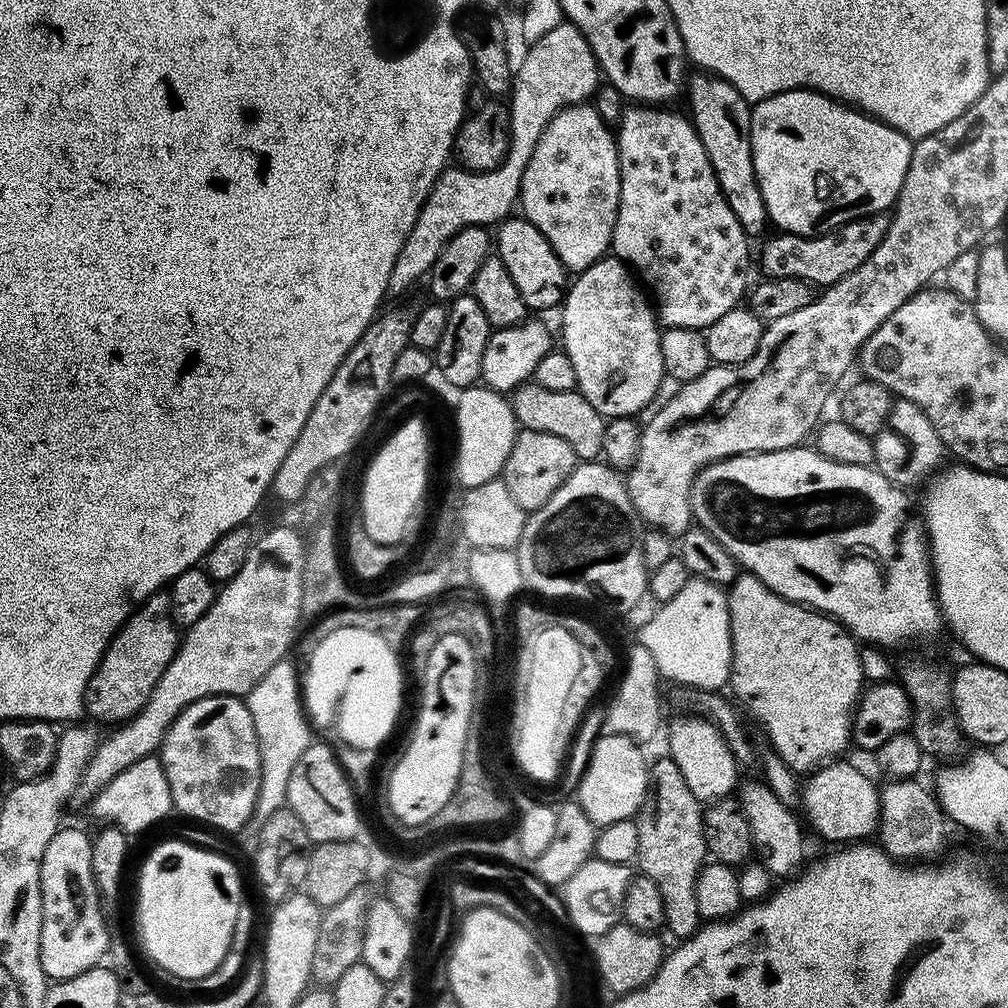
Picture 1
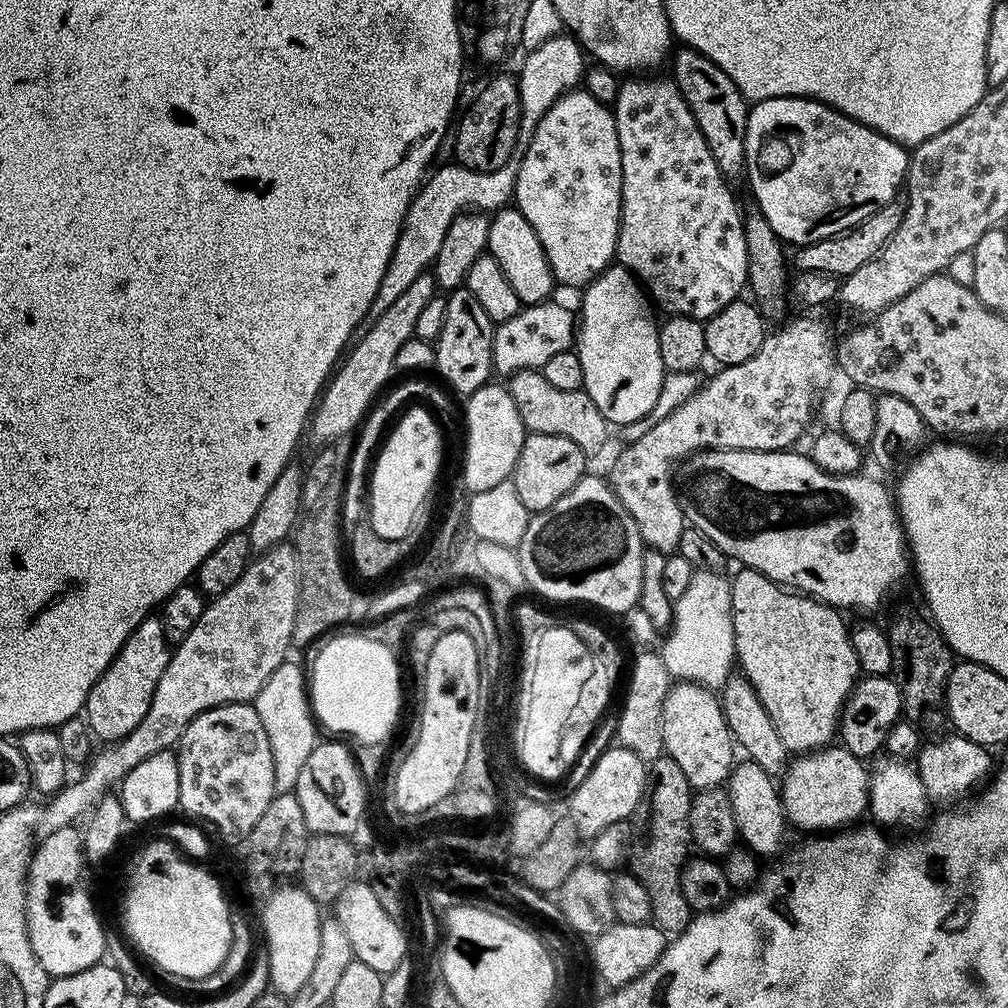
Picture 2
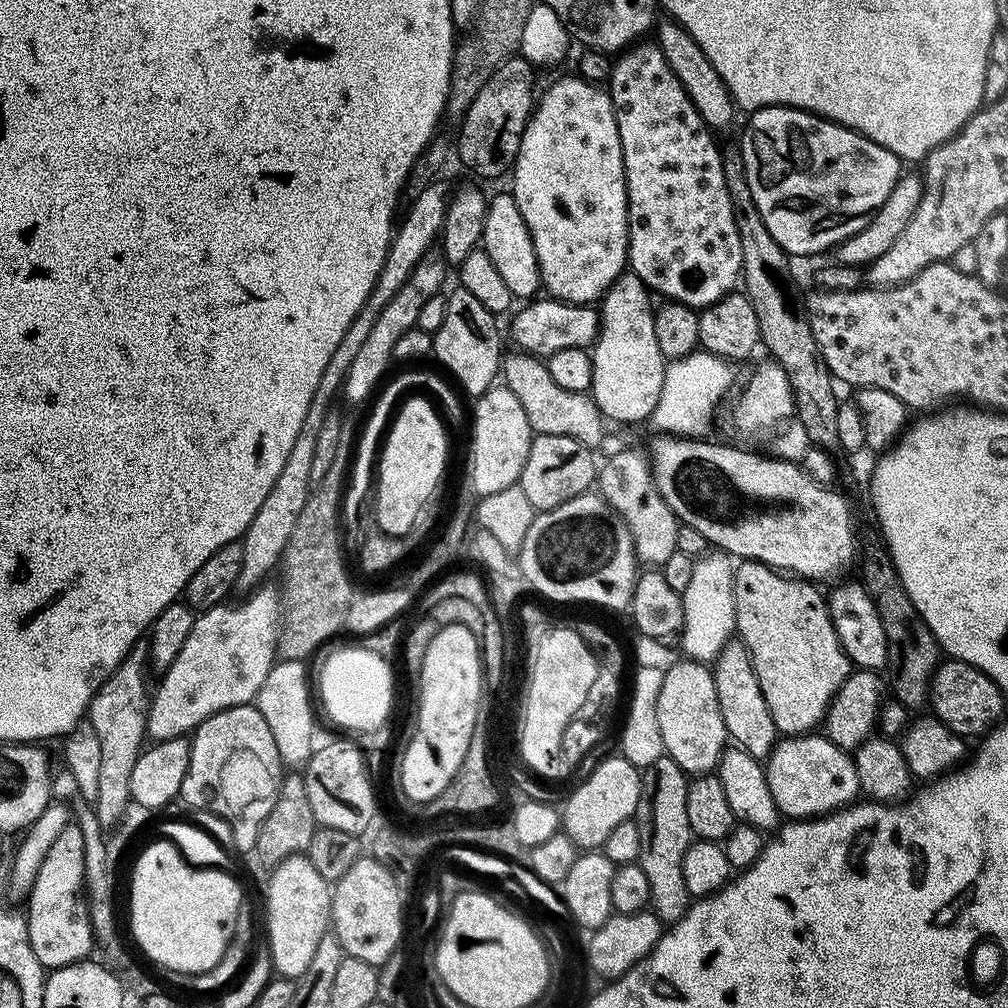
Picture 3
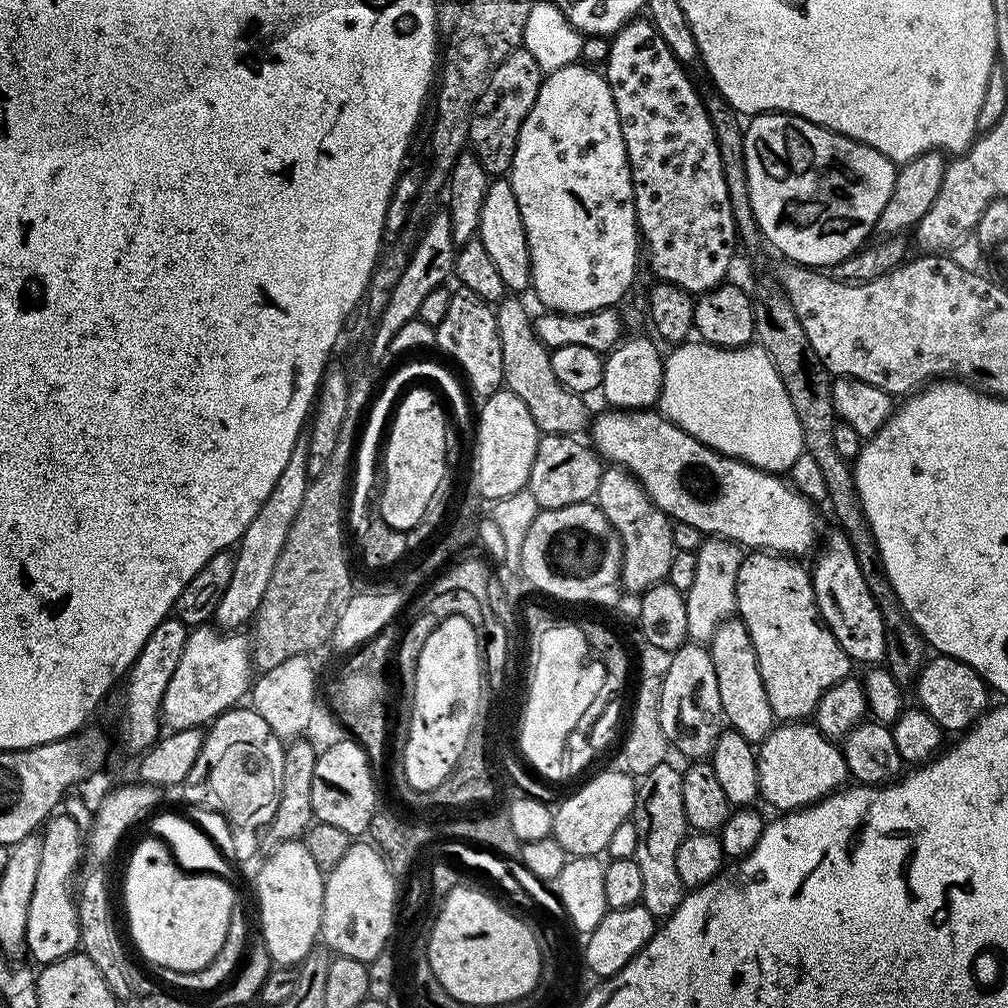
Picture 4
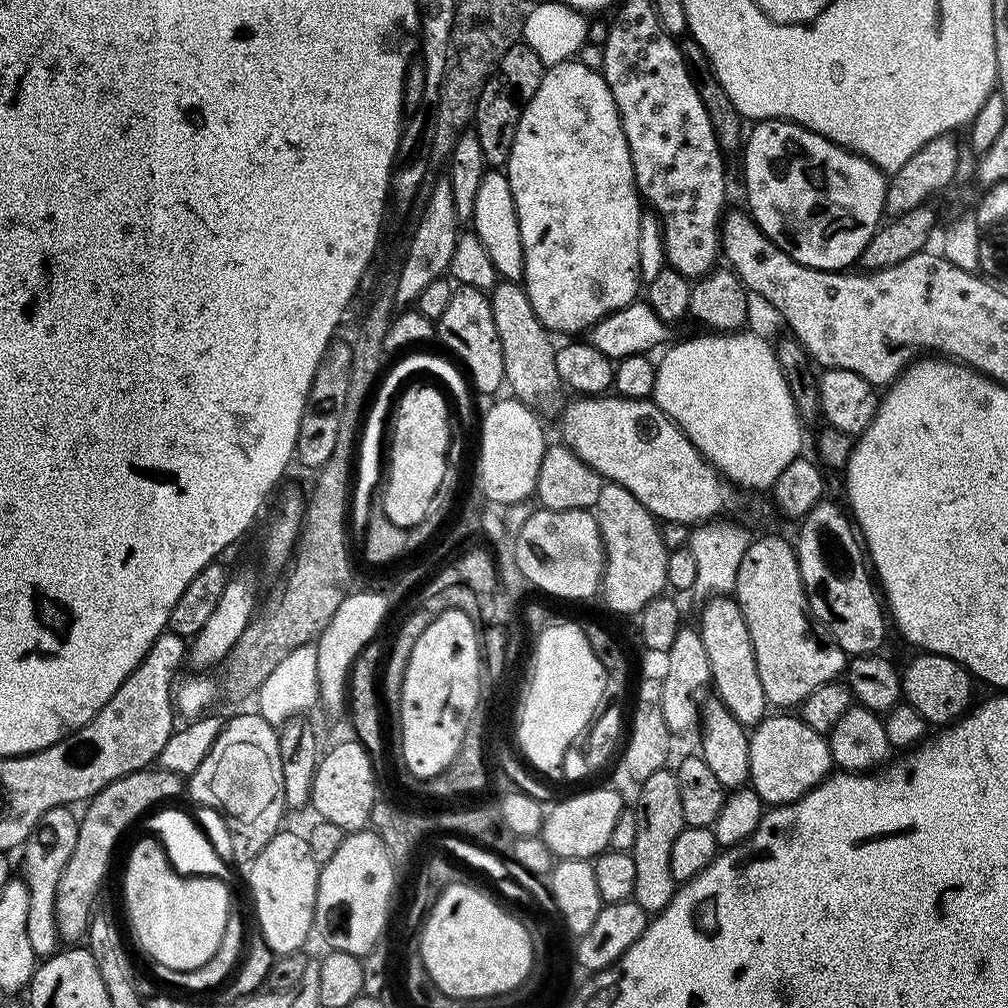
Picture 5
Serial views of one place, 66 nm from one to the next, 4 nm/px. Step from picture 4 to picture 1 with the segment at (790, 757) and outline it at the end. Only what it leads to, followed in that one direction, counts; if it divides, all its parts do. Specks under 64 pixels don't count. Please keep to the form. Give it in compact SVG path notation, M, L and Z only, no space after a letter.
M840 758L822 764L803 781L800 793L802 812L808 815L807 827L812 827L824 840L864 842L880 826L880 788L862 769L846 761Z

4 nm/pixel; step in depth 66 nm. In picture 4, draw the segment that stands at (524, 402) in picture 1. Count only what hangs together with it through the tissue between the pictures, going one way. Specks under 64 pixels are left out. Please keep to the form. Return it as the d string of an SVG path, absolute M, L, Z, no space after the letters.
M505 298L494 308L498 322L498 338L502 342L503 387L518 394L518 398L526 402L526 410L530 410L530 418L534 418L541 433L549 436L576 436L590 424L588 408L584 405L585 397L566 390L566 386L558 382L558 377L550 367L552 353L547 345L541 342L533 317L528 317L528 312L520 300L523 299Z

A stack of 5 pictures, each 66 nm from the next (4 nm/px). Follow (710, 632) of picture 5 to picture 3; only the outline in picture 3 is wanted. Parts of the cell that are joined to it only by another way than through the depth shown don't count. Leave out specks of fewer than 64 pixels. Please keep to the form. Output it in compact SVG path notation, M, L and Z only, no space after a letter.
M739 638L729 640L728 645L716 655L710 669L722 719L735 747L746 750L755 760L767 761L777 742L778 733L774 718L770 718L770 706L766 706L766 698L762 698L762 686L758 686L758 674L754 674L754 666L746 646Z

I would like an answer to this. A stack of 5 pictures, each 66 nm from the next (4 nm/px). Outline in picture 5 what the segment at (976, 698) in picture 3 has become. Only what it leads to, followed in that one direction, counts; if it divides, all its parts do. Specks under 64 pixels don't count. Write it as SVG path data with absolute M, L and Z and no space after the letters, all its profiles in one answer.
M921 651L916 654L908 665L903 665L900 673L903 703L914 706L914 710L918 710L918 714L922 714L922 718L932 726L951 726L969 711L973 703L972 684L974 685L972 673L954 662L954 658L933 652Z

